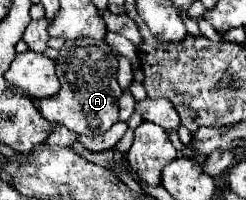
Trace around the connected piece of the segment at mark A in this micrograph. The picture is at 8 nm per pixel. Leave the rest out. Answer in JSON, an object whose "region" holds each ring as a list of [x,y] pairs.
{"region":[[[78,38],[66,40],[56,58],[56,76],[60,80],[60,92],[54,98],[44,98],[40,102],[40,114],[52,122],[70,128],[76,134],[100,136],[112,124],[118,122],[118,98],[122,94],[116,82],[118,60],[104,40]]]}

